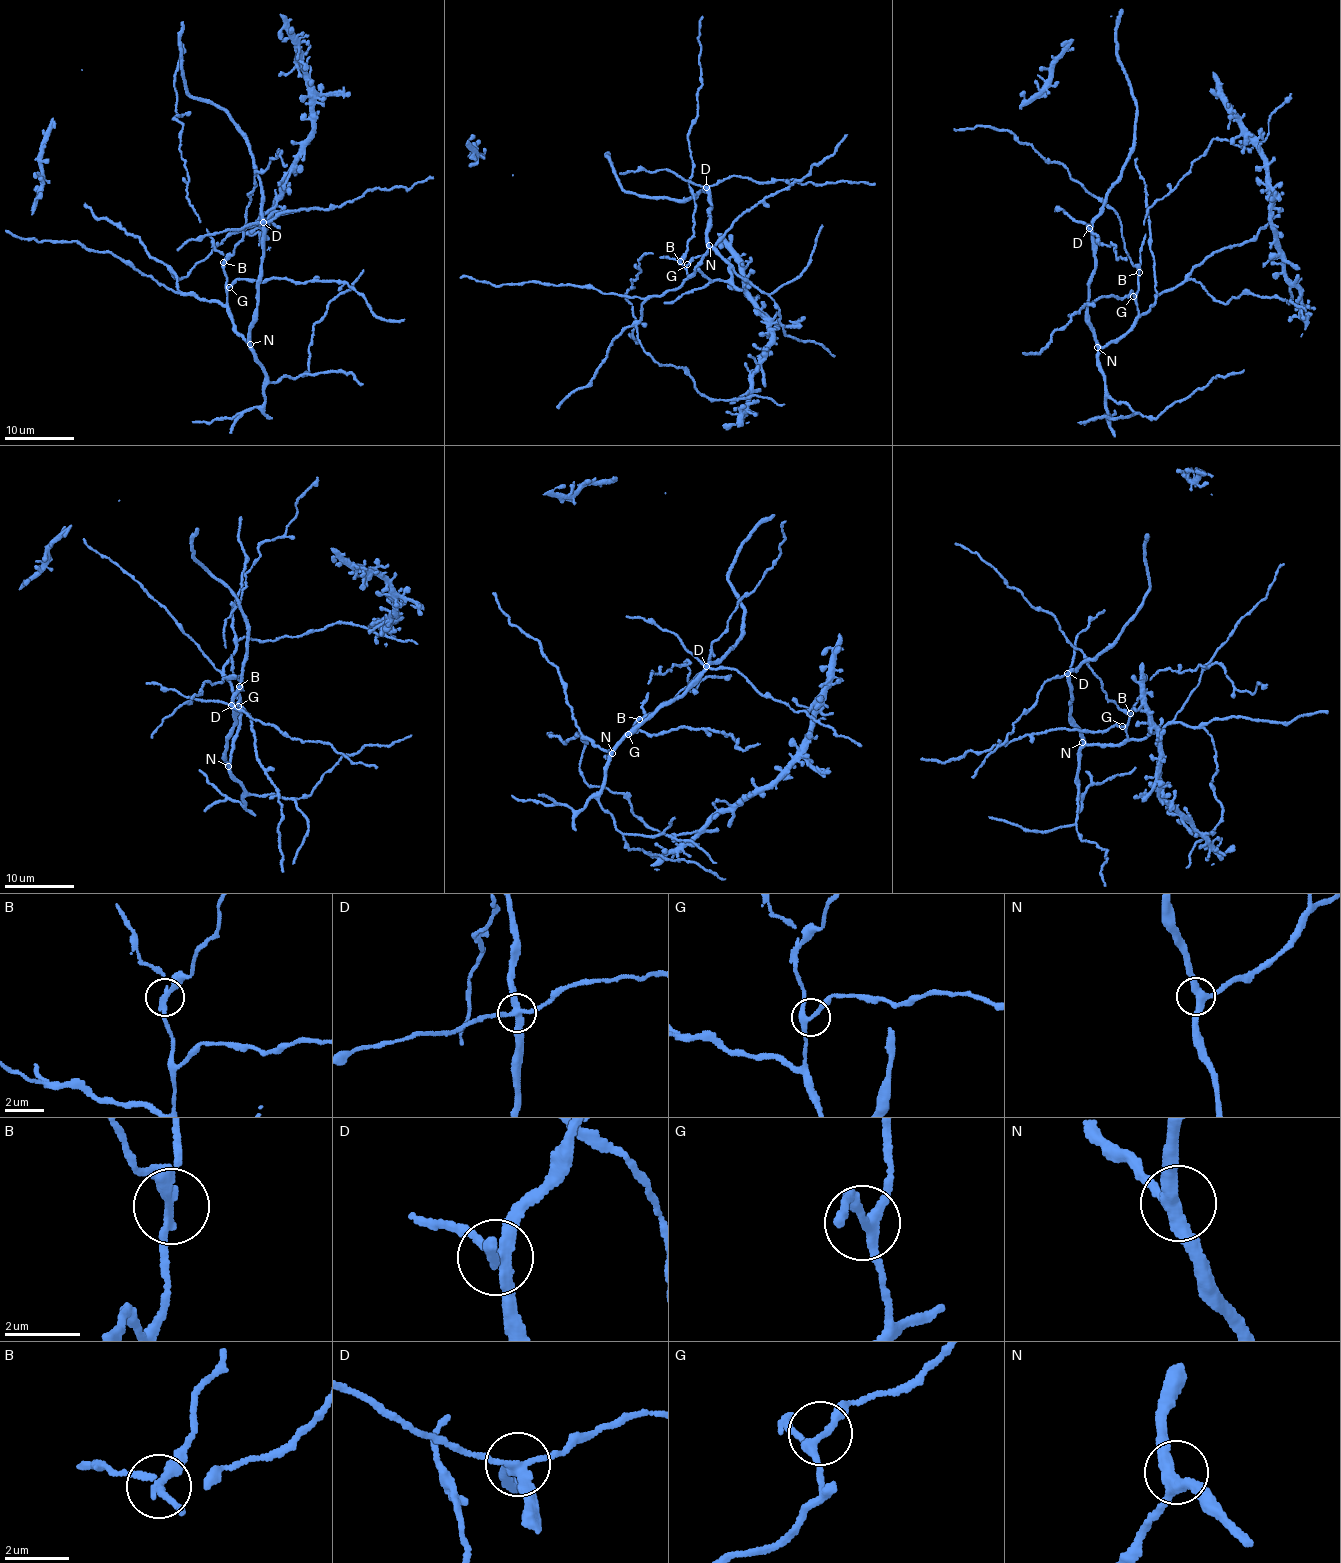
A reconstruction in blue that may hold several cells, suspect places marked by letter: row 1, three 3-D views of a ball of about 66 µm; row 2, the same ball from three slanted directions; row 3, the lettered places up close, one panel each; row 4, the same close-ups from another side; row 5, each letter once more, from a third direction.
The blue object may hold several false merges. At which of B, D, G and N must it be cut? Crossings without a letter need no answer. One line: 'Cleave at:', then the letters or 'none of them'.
Cleave at: B, D

